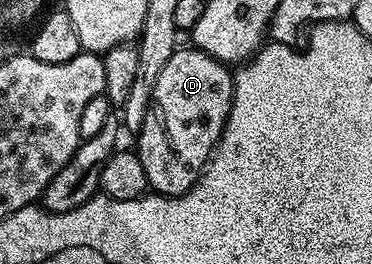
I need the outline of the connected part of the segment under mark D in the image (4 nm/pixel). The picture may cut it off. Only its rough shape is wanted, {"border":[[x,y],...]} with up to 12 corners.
{"border":[[179,47],[135,152],[152,192],[200,179],[232,102],[230,66]]}

